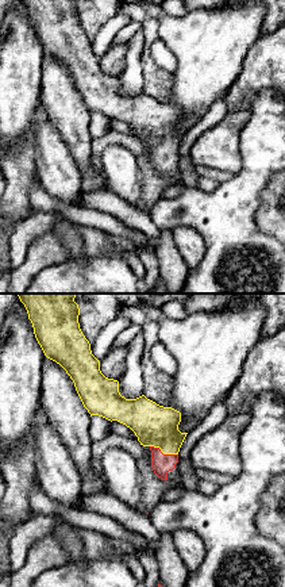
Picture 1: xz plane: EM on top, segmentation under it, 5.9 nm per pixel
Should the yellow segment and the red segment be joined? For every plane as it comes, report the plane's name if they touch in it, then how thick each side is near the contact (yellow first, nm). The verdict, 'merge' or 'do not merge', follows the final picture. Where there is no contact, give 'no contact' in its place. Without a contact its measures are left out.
meets yellow in xz; 240 nm thick on the yellow side, 120 nm on the other

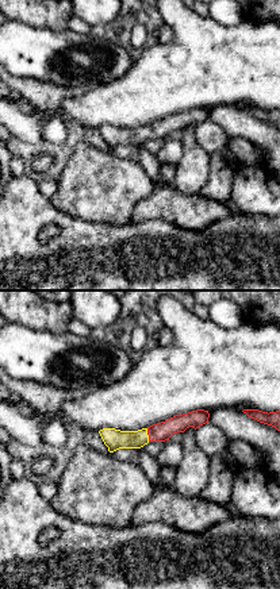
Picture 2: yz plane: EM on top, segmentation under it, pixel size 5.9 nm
meets yellow in yz; 120 nm thick on the yellow side, 110 nm on the other

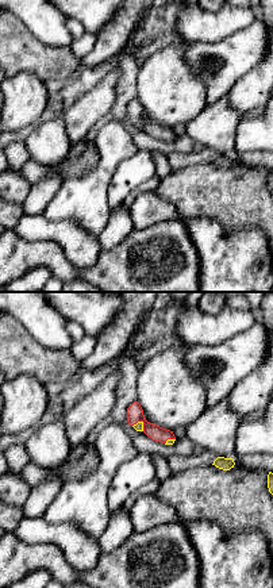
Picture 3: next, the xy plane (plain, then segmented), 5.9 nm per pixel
meets yellow in xy; 50 nm thick on the yellow side, 100 nm on the other

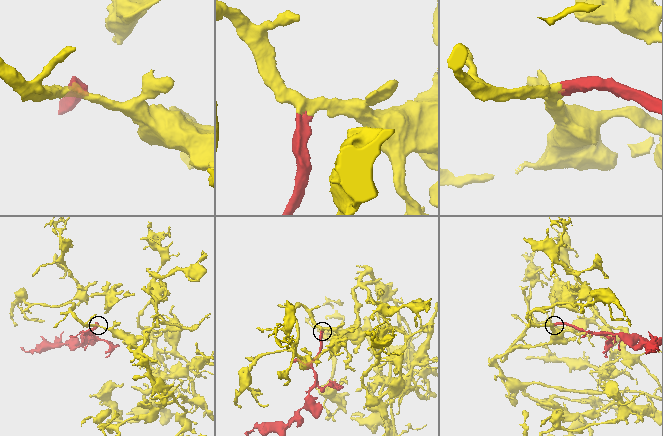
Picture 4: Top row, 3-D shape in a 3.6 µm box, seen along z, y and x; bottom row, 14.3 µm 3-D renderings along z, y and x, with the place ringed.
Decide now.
merge

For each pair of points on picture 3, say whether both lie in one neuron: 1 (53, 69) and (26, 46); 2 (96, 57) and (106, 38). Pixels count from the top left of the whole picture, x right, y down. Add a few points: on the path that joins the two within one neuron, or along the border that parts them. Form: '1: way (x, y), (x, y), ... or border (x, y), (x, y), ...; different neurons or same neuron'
1: way (46, 62), (33, 53); same neuron
2: way (100, 53), (106, 47), (106, 42); same neuron

